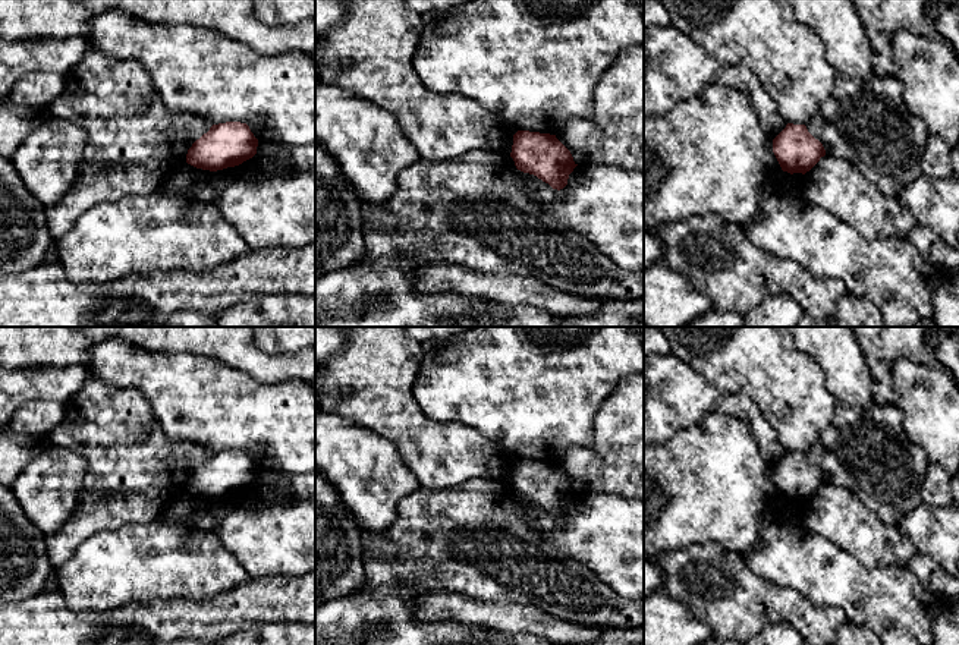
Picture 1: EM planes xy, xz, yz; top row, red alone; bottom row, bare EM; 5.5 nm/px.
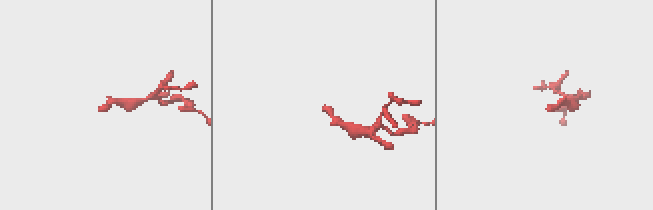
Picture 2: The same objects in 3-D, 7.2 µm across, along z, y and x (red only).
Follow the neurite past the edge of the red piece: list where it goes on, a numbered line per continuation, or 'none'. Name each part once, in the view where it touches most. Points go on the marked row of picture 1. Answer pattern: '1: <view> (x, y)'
none

